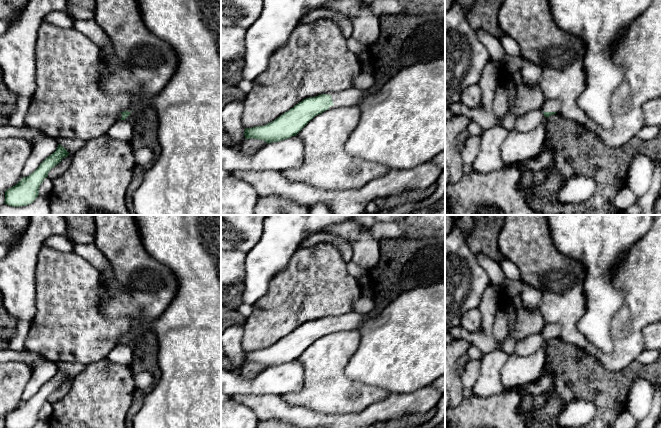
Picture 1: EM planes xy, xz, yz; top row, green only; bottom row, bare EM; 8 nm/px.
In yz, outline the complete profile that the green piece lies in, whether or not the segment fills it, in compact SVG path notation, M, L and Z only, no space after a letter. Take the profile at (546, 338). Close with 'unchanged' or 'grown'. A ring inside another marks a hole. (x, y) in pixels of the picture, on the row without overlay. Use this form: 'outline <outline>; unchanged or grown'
outline M546 323L542 331L544 340L547 342L553 338L562 336L562 328L560 325L555 323Z; grown

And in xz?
outline M445 282L407 290L372 318L365 318L364 315L352 312L331 319L321 318L306 322L266 349L245 352L245 362L264 364L268 368L296 360L310 344L329 334L330 330L360 334L360 344L349 359L344 371L349 379L367 386L384 389L390 393L412 393L431 386L434 381L445 375Z; grown

